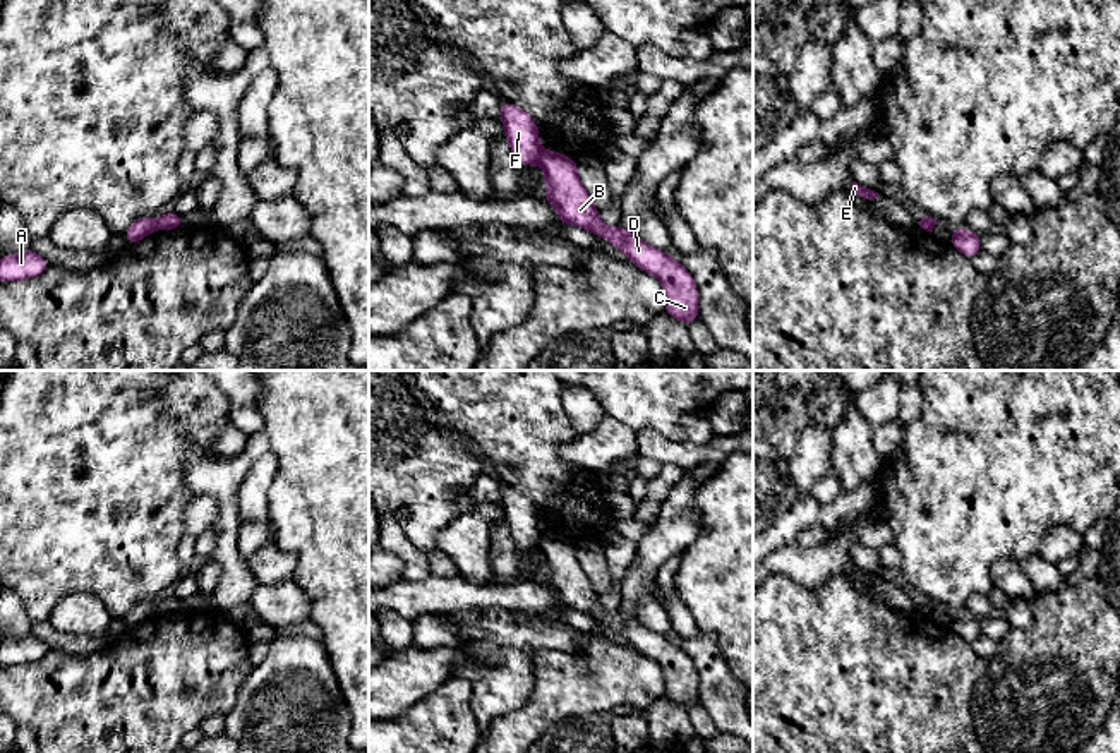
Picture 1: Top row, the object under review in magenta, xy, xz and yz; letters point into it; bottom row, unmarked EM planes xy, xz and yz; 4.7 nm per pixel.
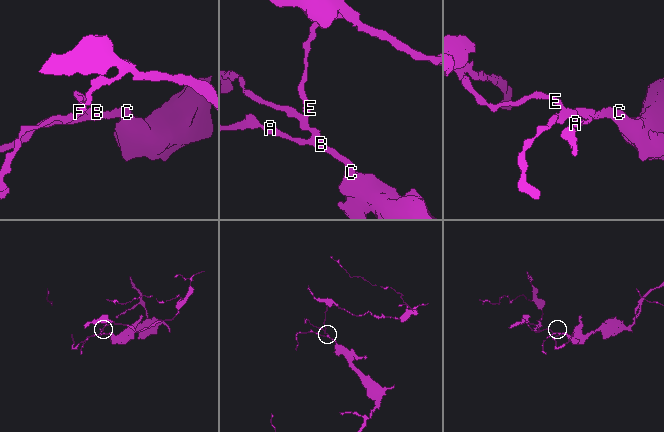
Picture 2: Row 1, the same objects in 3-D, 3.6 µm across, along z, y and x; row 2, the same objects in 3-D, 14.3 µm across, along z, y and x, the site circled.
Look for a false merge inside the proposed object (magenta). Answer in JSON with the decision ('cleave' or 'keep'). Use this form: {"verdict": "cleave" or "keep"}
{"verdict": "cleave"}

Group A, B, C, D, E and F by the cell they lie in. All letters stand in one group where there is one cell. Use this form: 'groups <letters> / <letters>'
groups A B C D / E F

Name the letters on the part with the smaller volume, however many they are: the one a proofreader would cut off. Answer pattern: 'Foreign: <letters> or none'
Foreign: E, F

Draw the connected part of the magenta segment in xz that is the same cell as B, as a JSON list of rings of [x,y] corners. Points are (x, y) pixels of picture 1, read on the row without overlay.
[[[545,535],[539,549],[545,556],[545,585],[556,592],[557,604],[563,609],[581,611],[595,621],[605,623],[638,654],[657,660],[662,666],[665,679],[664,696],[671,702],[681,705],[684,710],[700,703],[698,672],[688,654],[621,609],[616,612],[605,611],[599,602],[599,593],[578,563],[578,545],[556,535]]]

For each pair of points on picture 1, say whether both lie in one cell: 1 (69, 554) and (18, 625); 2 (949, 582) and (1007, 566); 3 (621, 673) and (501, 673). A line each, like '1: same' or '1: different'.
1: different
2: different
3: different

